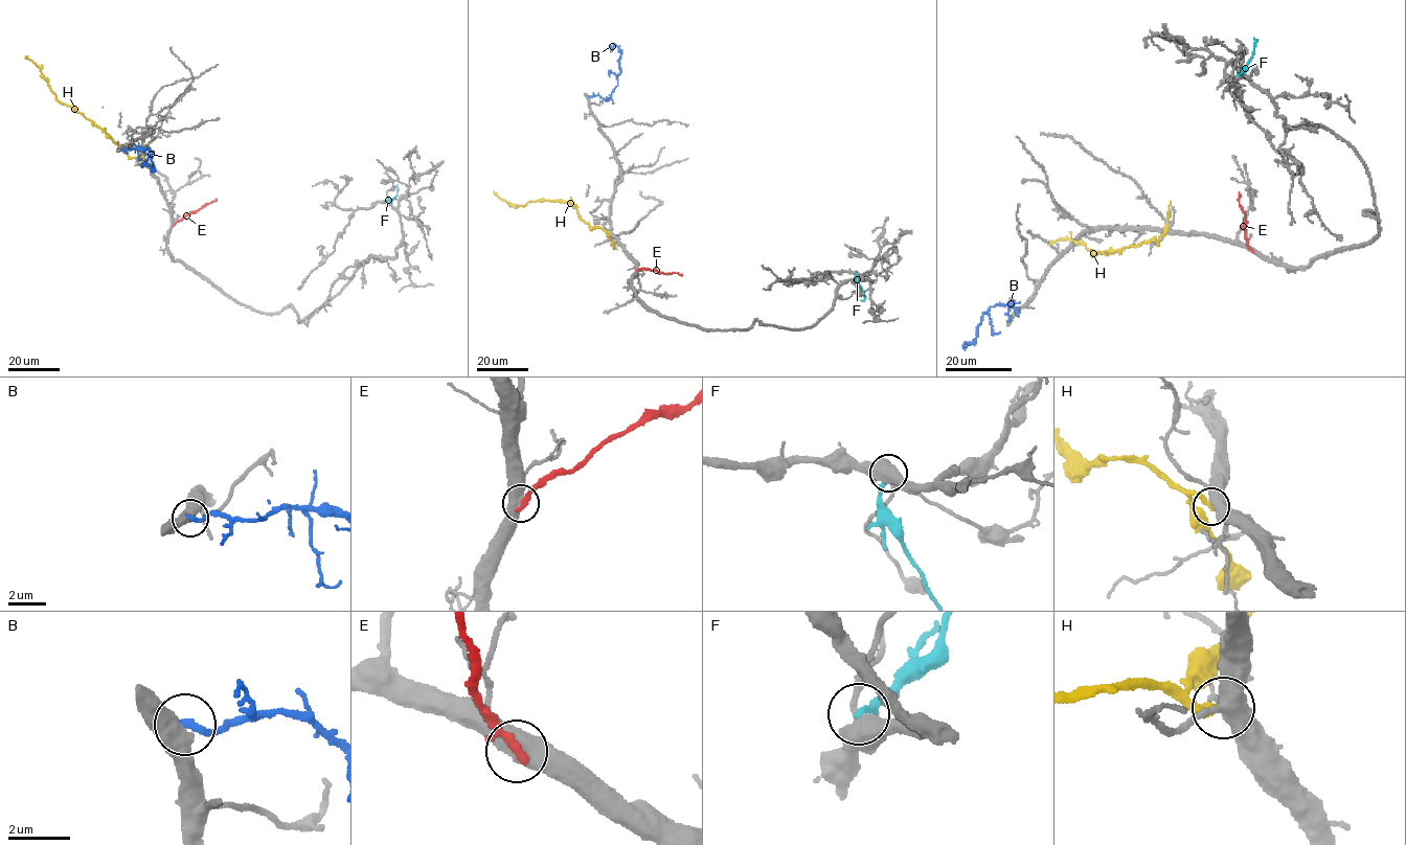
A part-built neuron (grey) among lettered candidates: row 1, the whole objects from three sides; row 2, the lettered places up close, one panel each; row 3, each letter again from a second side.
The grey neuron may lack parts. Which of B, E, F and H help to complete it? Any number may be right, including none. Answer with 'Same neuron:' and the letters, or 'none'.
Same neuron: none

